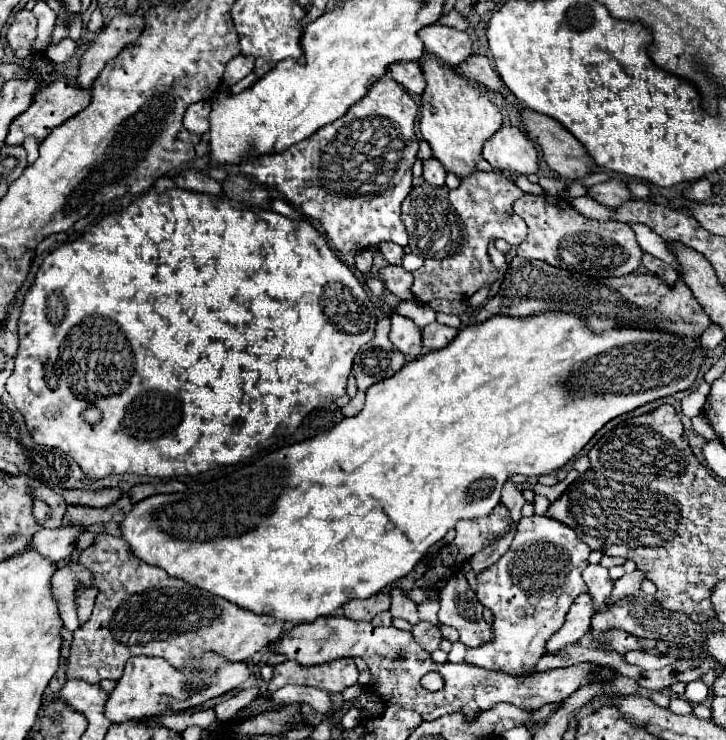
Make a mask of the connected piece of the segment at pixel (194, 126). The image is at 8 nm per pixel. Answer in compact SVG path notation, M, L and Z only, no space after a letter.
M198 102L194 106L188 106L184 114L184 126L194 134L206 134L210 128L208 114L210 114L210 102Z

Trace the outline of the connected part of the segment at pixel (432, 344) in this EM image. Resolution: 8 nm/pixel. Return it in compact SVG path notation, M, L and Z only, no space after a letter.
M432 322L428 324L424 330L422 330L422 344L426 350L438 350L438 348L444 348L452 342L452 338L456 336L456 328L450 328L450 326L444 326L444 324L438 324L438 322Z

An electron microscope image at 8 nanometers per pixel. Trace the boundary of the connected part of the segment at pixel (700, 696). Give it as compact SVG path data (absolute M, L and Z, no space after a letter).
M702 680L690 682L690 684L686 686L686 692L684 692L684 698L686 698L686 700L690 700L690 702L696 704L696 702L704 702L706 696L708 696L708 688L706 688L706 684L704 684Z

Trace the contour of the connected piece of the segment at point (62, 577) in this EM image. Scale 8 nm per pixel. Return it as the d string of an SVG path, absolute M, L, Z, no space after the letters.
M68 562L52 578L54 598L58 598L58 602L60 602L64 626L72 632L80 626L78 614L76 614L76 590L80 586L92 588L92 580L94 580L92 572L78 562Z

